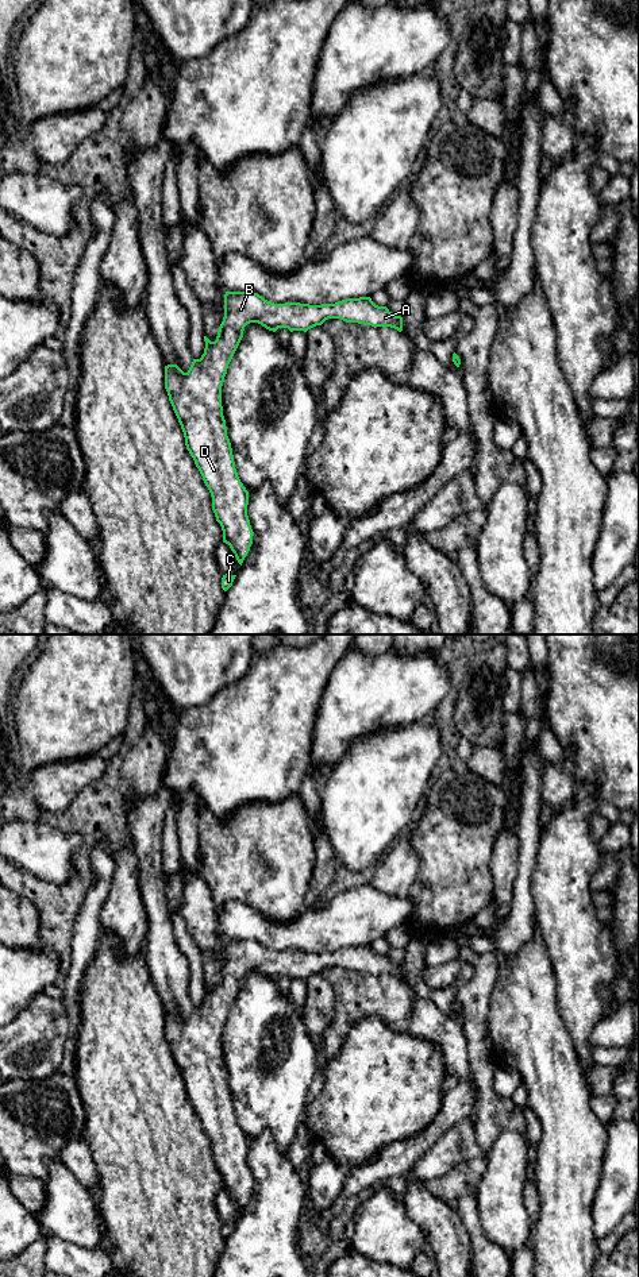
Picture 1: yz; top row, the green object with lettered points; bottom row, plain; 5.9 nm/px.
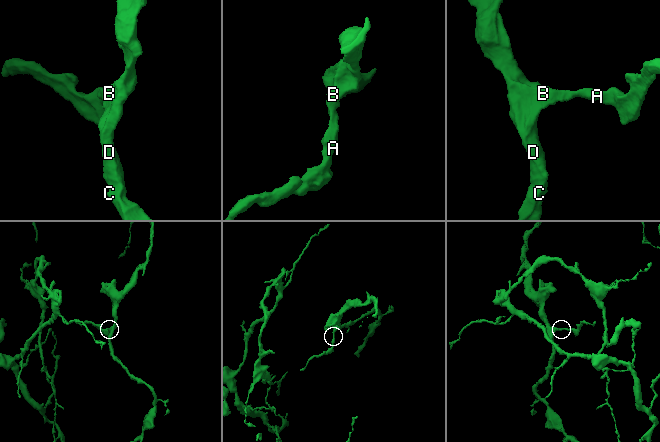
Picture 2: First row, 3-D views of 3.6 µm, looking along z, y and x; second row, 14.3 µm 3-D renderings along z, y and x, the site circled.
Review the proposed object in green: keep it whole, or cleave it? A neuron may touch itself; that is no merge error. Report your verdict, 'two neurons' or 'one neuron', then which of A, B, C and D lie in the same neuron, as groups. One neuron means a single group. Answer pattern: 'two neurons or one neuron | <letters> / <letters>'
one neuron | A B C D

